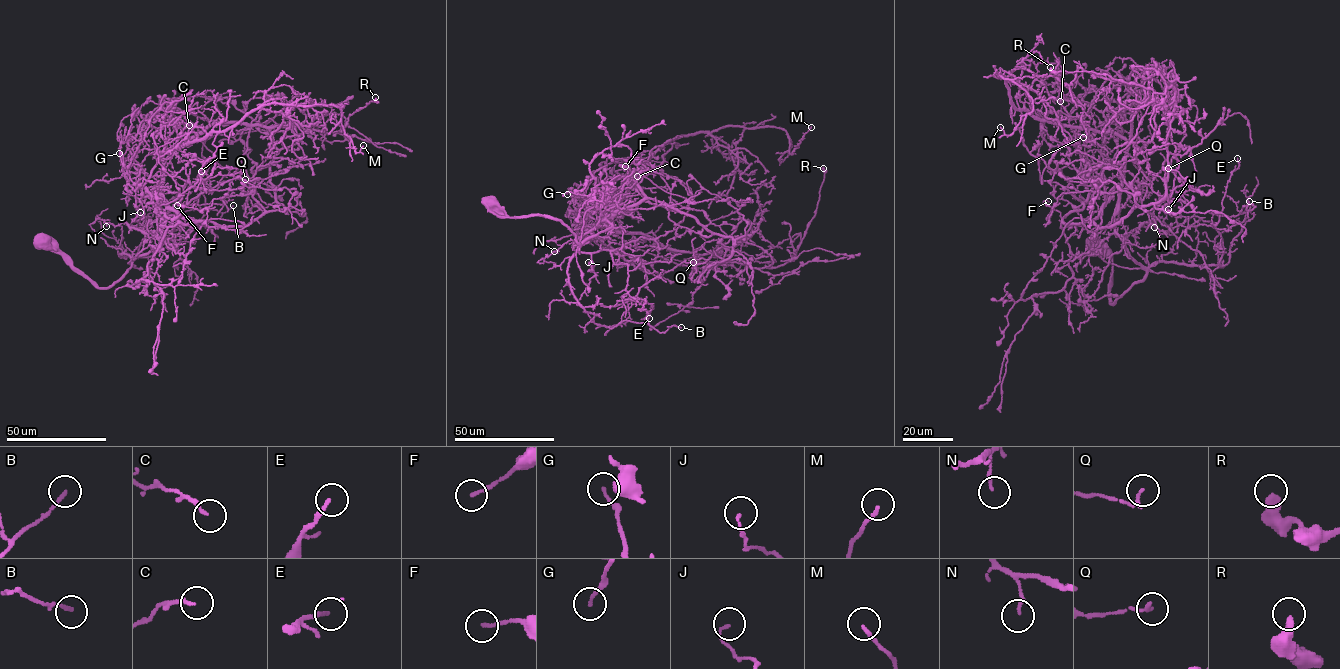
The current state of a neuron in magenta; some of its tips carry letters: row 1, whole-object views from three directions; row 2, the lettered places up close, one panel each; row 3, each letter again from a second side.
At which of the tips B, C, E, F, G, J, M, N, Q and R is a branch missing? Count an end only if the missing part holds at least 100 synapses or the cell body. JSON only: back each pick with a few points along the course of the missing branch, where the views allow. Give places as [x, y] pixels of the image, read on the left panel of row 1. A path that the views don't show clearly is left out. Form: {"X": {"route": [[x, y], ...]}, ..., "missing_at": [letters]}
{"missing_at": []}

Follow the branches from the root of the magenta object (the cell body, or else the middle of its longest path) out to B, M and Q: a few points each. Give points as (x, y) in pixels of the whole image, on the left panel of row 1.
B: (41, 242), (108, 288), (130, 267), (119, 256), (136, 256), (159, 207), (178, 214), (233, 205)
M: (41, 242), (98, 288), (112, 286), (164, 238), (163, 153), (263, 105), (334, 105), (355, 150), (363, 145)
Q: (41, 242), (98, 288), (154, 249), (164, 238), (164, 164), (202, 130), (176, 118), (245, 179)

